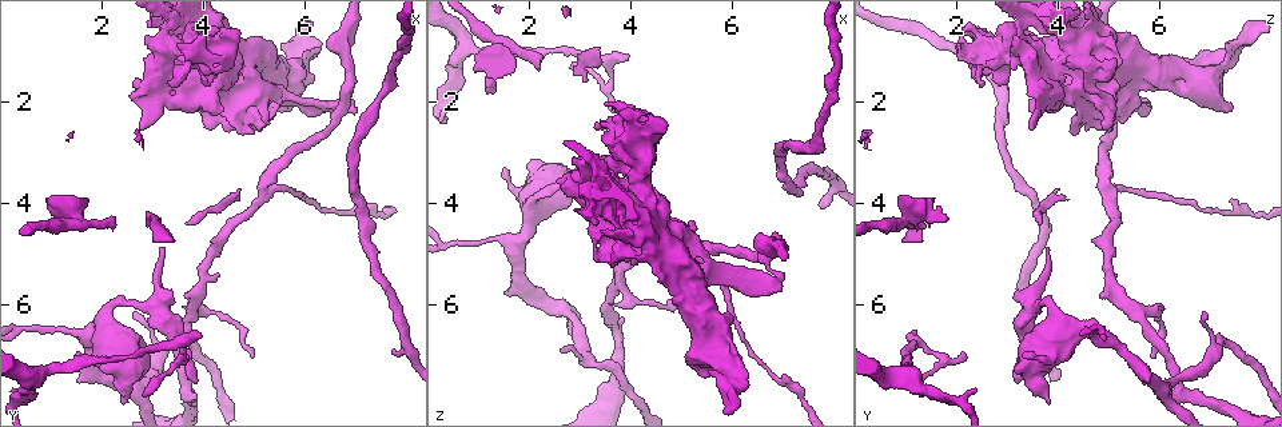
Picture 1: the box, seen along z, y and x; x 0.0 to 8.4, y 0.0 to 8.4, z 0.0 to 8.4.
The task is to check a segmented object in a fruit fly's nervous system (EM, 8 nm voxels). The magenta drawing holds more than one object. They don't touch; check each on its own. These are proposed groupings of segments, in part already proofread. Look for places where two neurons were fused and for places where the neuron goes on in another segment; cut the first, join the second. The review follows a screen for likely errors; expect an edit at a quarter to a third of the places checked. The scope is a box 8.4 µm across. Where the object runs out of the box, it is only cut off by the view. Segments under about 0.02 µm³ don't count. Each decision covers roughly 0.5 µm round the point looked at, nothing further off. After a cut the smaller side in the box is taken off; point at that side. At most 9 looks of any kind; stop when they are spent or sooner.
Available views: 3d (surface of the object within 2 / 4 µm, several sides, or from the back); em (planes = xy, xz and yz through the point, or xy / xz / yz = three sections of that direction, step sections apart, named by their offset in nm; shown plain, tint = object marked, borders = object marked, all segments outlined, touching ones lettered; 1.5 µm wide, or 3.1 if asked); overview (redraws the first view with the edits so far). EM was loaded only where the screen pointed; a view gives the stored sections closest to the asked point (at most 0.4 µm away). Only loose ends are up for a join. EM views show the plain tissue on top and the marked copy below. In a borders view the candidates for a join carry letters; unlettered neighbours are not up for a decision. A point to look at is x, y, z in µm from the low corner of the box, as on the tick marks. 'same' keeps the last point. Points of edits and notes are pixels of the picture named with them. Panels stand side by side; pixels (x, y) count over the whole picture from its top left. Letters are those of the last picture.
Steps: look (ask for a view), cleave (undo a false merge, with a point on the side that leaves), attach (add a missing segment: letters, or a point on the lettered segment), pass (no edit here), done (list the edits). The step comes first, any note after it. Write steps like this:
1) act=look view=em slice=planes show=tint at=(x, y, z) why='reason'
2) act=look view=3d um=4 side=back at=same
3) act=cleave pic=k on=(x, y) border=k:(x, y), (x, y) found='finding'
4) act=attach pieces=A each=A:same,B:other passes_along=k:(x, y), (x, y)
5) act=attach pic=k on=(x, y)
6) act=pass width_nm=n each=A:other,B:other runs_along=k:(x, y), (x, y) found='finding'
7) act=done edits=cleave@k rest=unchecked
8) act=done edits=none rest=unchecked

act=look view=em slice=planes show=borders at=(4.05, 2.45, 5.10) why='branch stops here'

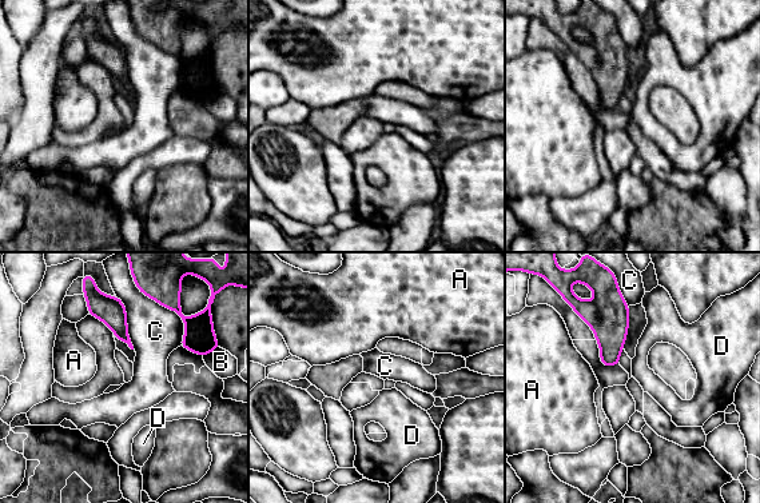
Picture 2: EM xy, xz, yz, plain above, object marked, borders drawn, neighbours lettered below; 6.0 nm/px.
act=pass each=A:other,B:other,C:other,D:other border=2:(130, 272), (180, 318), (179, 346) found='none of them fits'

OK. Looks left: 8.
act=look view=3d um=2 at=(7.00, 2.10, 5.30) why='free end'

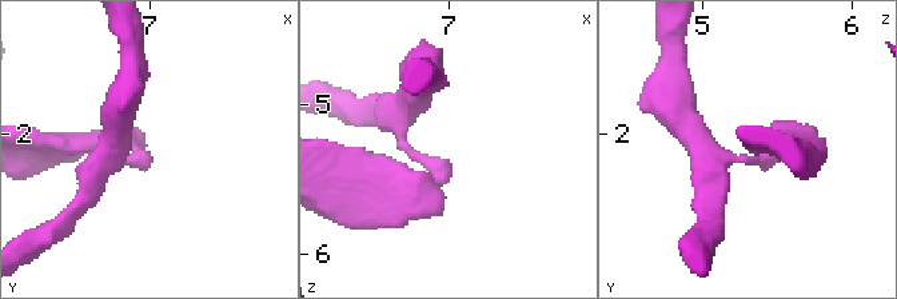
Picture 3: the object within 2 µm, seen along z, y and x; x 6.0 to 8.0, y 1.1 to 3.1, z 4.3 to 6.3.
act=look view=em slice=yz step=4 show=borders at=(6.98, 2.14, 5.34)

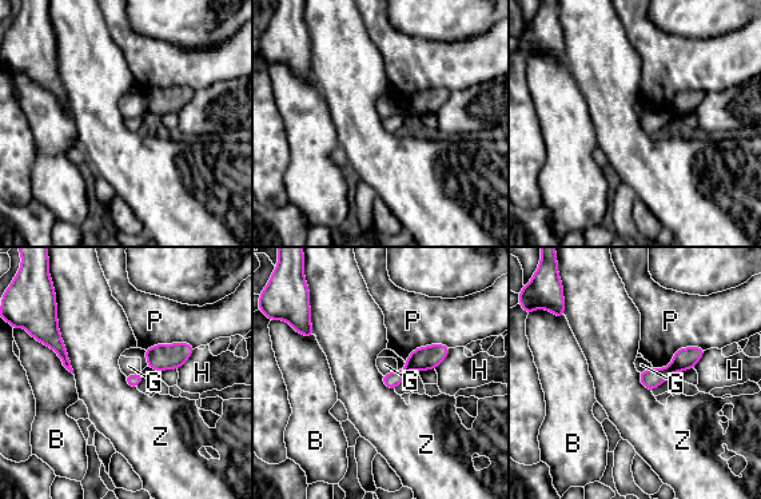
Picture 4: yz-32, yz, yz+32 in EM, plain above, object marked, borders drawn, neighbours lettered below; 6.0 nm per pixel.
act=cleave pic=4 on=(393, 379) each=B:other,G:other,H:other,P:other,Z:other border=4:(405, 366), (410, 370) found='a second neuron is stuck on'

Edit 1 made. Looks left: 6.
act=look view=overview why='see it whole again'

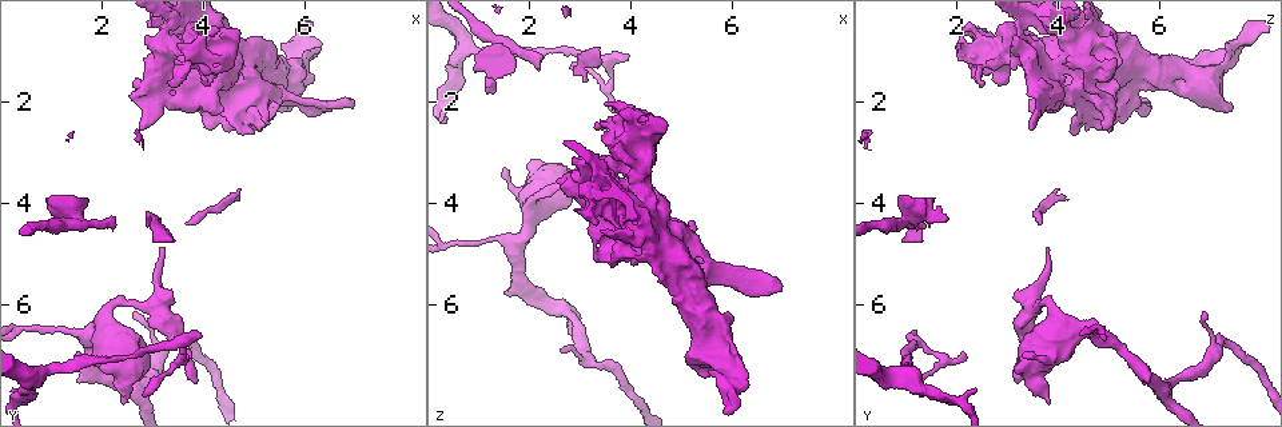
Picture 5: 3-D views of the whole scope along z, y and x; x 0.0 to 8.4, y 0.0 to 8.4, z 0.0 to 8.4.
act=look view=em slice=yz step=4 show=borders at=(2.90, 7.70, 1.35) why='free end'

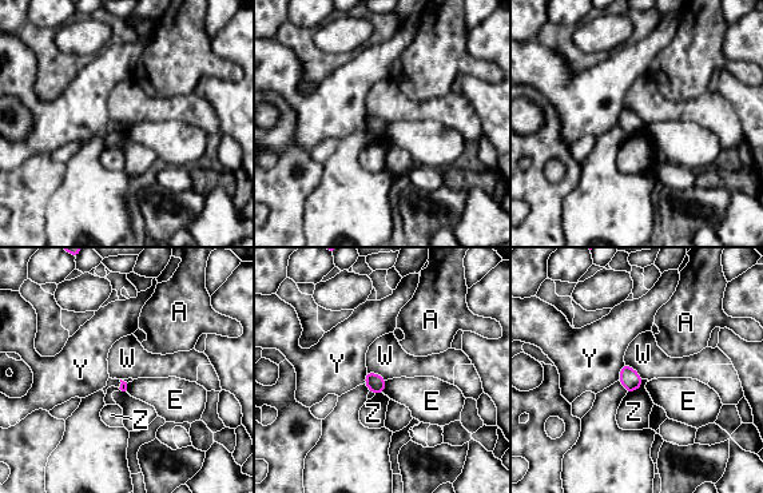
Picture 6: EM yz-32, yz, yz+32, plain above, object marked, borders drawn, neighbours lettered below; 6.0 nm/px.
act=pass each=A:other,E:other,W:other,Y:other,Z:other border=6:(624, 361), (643, 378) found='no lettered segment goes on from it'

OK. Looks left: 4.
act=done edits=cleave@4 rest=unchecked

